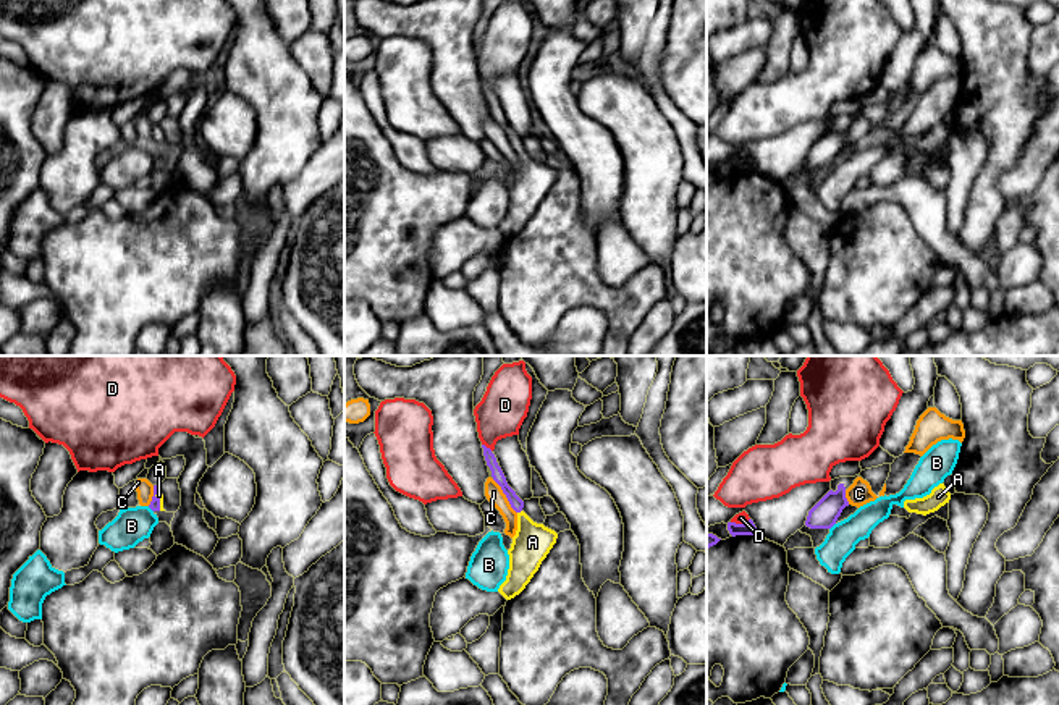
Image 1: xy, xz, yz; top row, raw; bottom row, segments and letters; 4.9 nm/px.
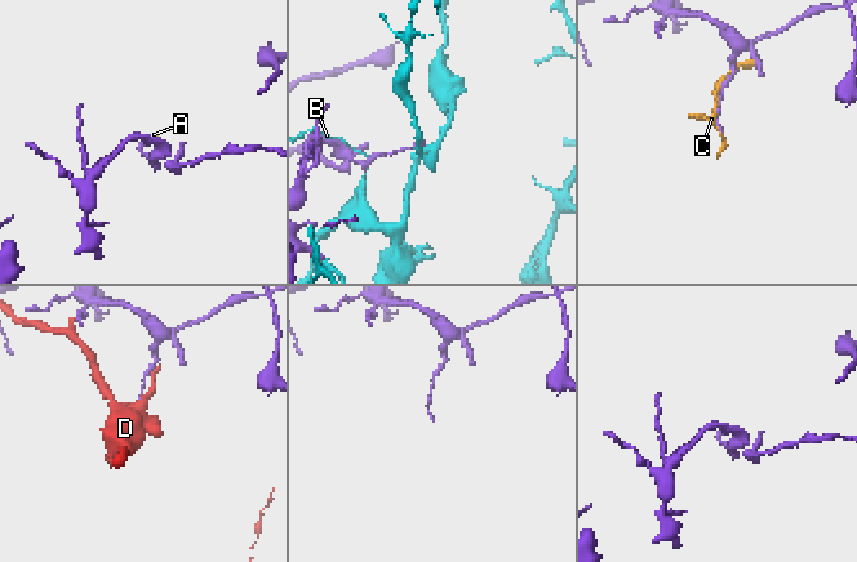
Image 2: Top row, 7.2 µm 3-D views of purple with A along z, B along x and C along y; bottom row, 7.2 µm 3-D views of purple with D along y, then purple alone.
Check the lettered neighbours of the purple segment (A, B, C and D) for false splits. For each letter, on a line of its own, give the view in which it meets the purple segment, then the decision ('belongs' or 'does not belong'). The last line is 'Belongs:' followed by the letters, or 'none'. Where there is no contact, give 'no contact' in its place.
A: xy | belongs
B: yz | does not belong
C: xz | does not belong
D: yz | does not belong
Belongs: A

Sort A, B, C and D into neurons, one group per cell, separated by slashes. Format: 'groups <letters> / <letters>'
groups A / B / C / D

